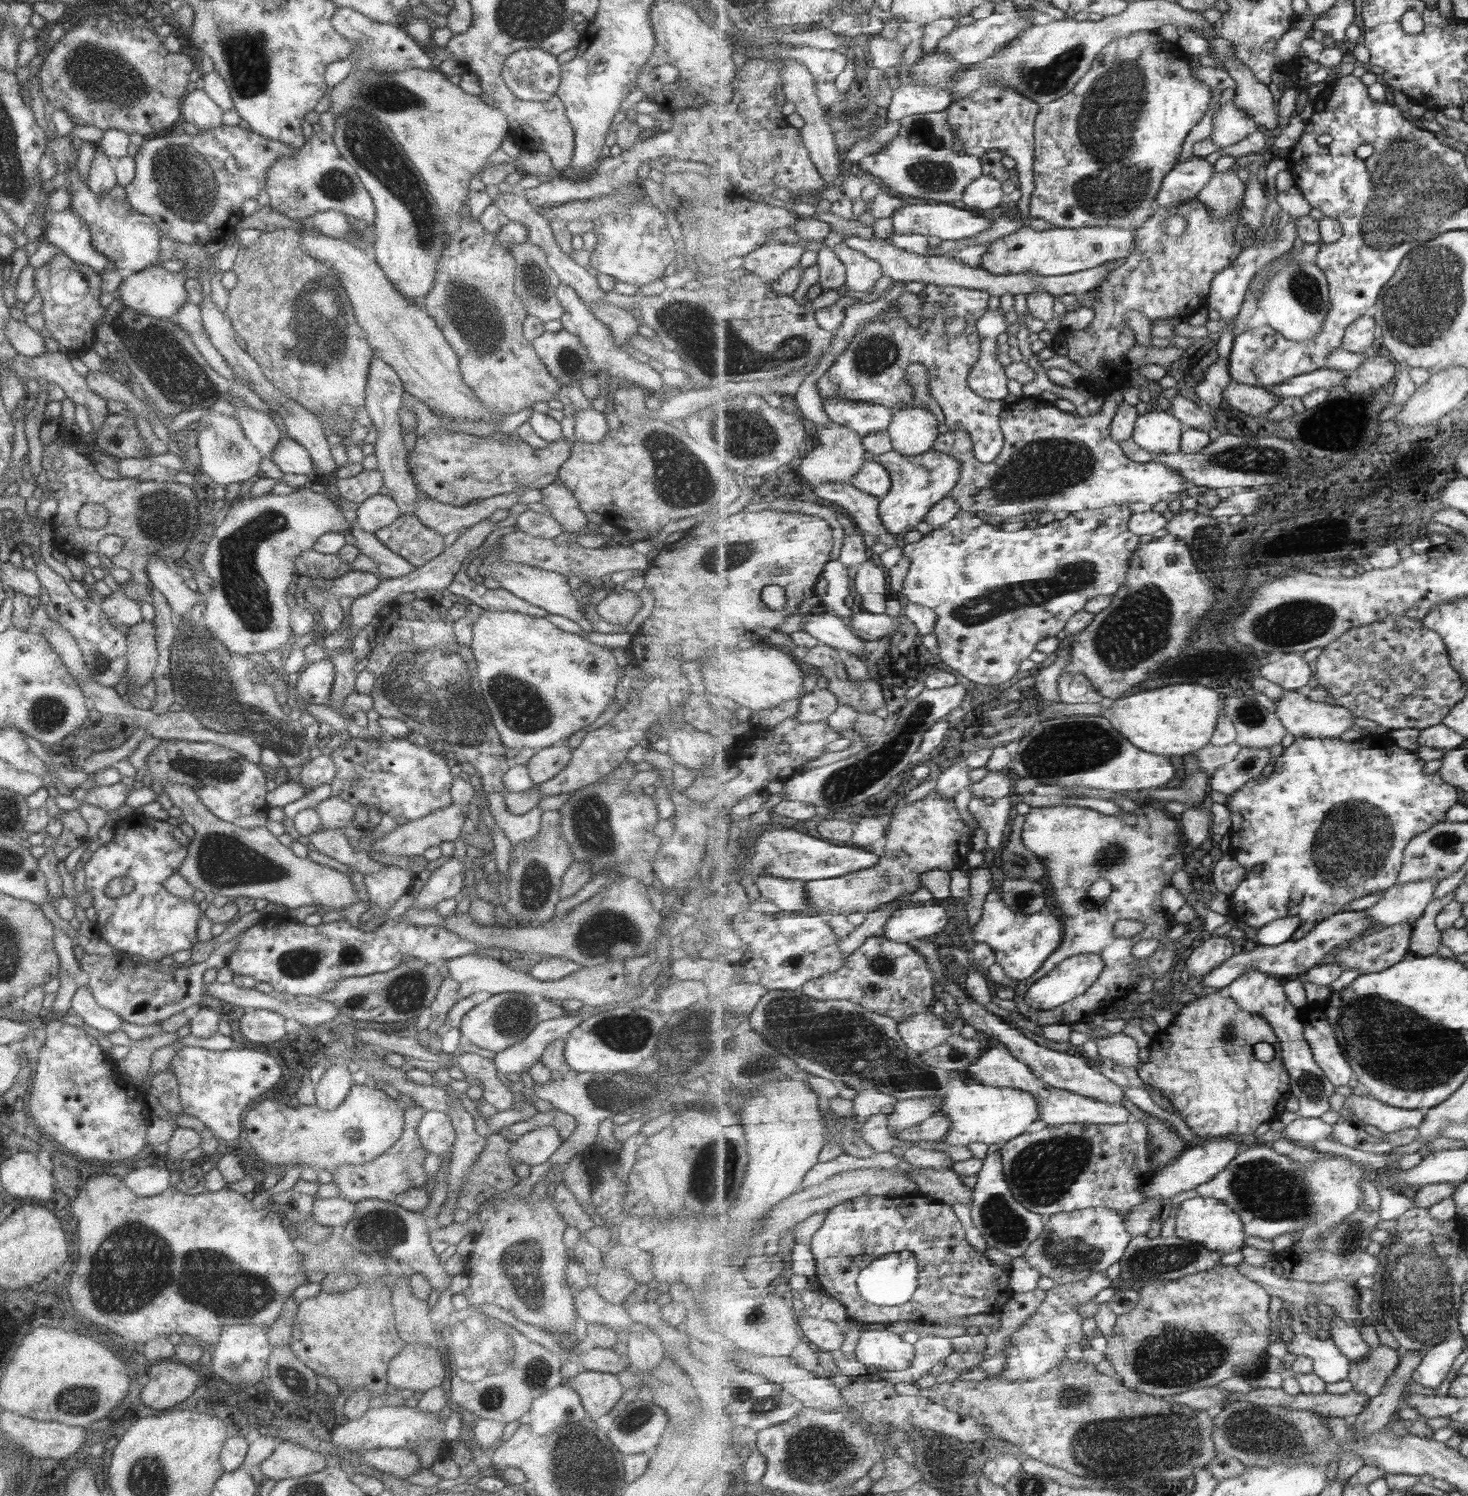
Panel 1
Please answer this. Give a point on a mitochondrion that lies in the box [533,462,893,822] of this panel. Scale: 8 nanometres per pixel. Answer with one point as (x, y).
(734, 554)

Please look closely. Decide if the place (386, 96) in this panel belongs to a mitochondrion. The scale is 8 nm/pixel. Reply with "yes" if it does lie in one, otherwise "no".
yes

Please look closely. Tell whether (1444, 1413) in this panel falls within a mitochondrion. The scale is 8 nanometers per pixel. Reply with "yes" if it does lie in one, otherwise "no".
no

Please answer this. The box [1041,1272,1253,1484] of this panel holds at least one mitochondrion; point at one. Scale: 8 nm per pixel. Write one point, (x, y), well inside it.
(1170, 1360)

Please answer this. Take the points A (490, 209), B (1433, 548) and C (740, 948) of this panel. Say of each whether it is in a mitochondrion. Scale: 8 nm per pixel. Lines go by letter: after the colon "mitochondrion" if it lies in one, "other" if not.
A: other
B: other
C: other

